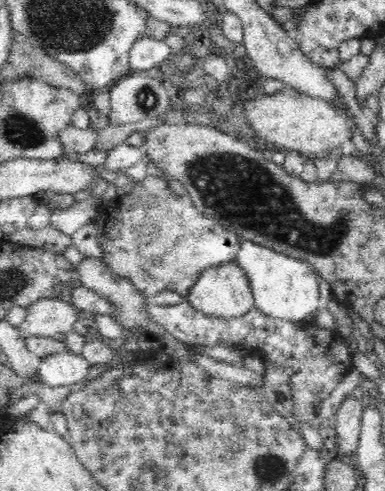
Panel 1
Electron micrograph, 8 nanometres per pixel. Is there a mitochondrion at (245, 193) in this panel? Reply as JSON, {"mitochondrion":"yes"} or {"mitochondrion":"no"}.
{"mitochondrion":"yes"}

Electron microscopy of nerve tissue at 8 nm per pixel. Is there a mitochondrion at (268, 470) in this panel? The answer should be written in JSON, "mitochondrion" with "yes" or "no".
{"mitochondrion":"yes"}

